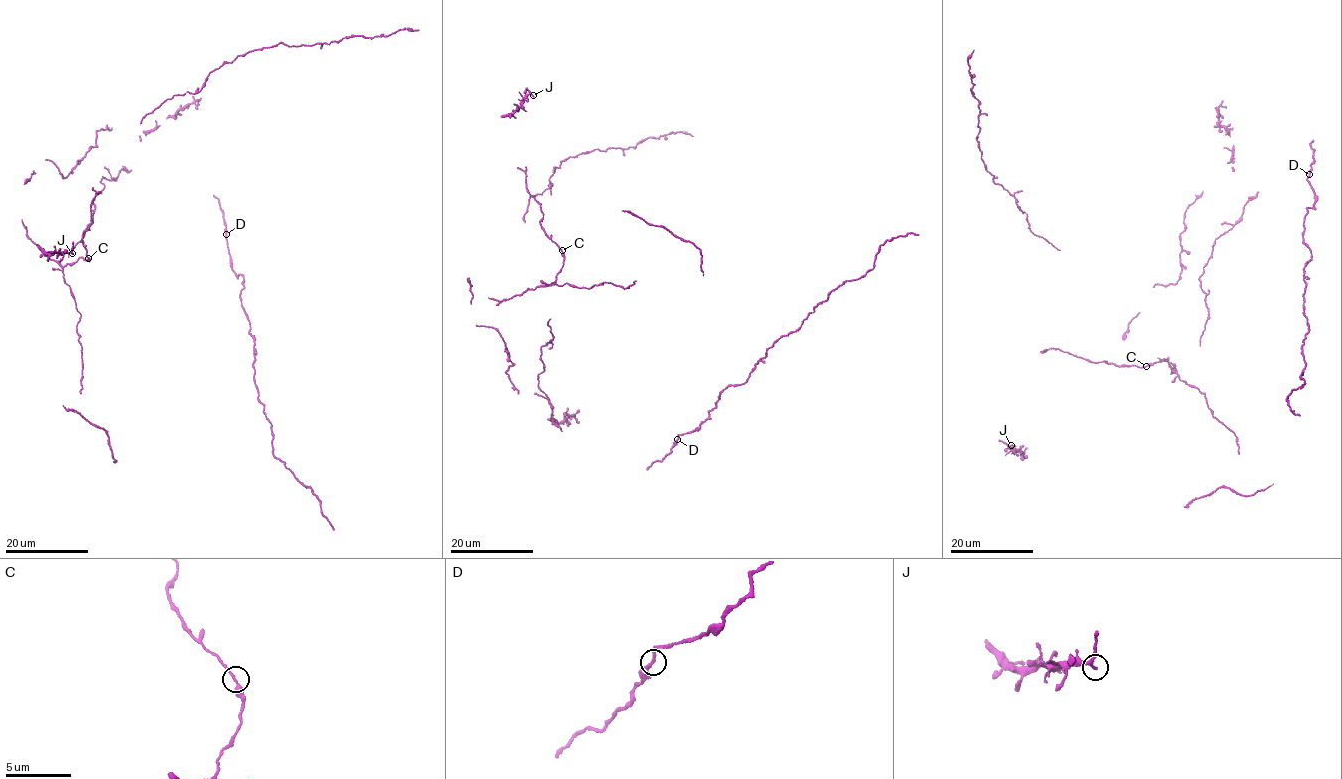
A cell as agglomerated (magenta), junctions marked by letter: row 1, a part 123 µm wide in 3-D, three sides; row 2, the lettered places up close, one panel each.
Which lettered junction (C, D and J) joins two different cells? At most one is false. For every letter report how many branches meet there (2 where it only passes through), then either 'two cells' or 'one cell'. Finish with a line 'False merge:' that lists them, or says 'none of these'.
C: branches 2; one cell
D: branches 2; one cell
J: branches 2; one cell
False merge: none of these

